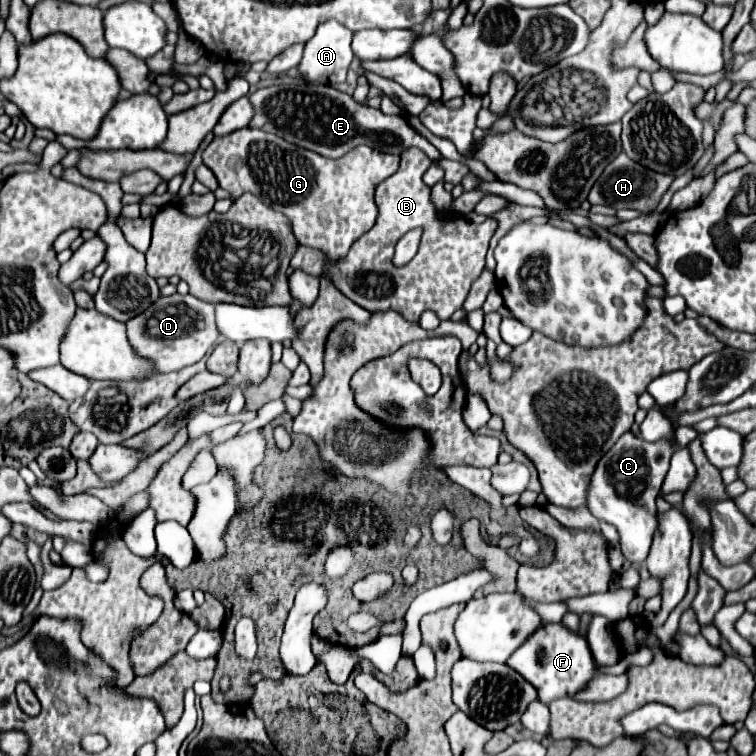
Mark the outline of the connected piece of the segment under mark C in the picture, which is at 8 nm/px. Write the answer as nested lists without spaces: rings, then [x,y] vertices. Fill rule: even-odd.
[[[632,432],[620,436],[620,440],[600,458],[586,490],[586,506],[598,520],[614,524],[620,532],[620,548],[628,560],[644,562],[652,544],[656,520],[656,496],[660,494],[662,480],[668,472],[670,458],[676,450],[674,438],[646,442]]]

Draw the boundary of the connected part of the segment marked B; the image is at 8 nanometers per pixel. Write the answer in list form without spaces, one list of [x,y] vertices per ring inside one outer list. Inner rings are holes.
[[[406,148],[400,156],[402,156],[402,162],[400,162],[398,172],[376,186],[376,194],[374,194],[374,202],[378,206],[376,224],[362,238],[358,238],[352,244],[346,258],[342,258],[338,264],[332,266],[332,282],[352,302],[356,302],[358,306],[362,306],[370,312],[394,310],[400,316],[404,316],[408,322],[418,322],[422,312],[432,310],[440,320],[448,320],[456,310],[462,308],[472,282],[484,270],[484,264],[486,264],[484,258],[486,258],[488,242],[498,228],[498,220],[488,218],[482,224],[472,224],[466,218],[450,214],[450,212],[438,214],[430,202],[430,188],[422,182],[422,176],[430,168],[432,160],[418,148]],[[412,228],[424,228],[422,240],[420,240],[420,250],[418,250],[416,258],[410,260],[410,264],[406,264],[404,268],[394,268],[392,266],[394,246]]]

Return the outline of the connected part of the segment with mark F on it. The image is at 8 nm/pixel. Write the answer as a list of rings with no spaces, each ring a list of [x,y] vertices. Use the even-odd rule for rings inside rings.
[[[550,622],[536,628],[536,632],[532,632],[526,642],[506,660],[506,664],[536,688],[538,698],[544,704],[568,694],[576,694],[596,674],[596,664],[586,640],[562,624]]]

